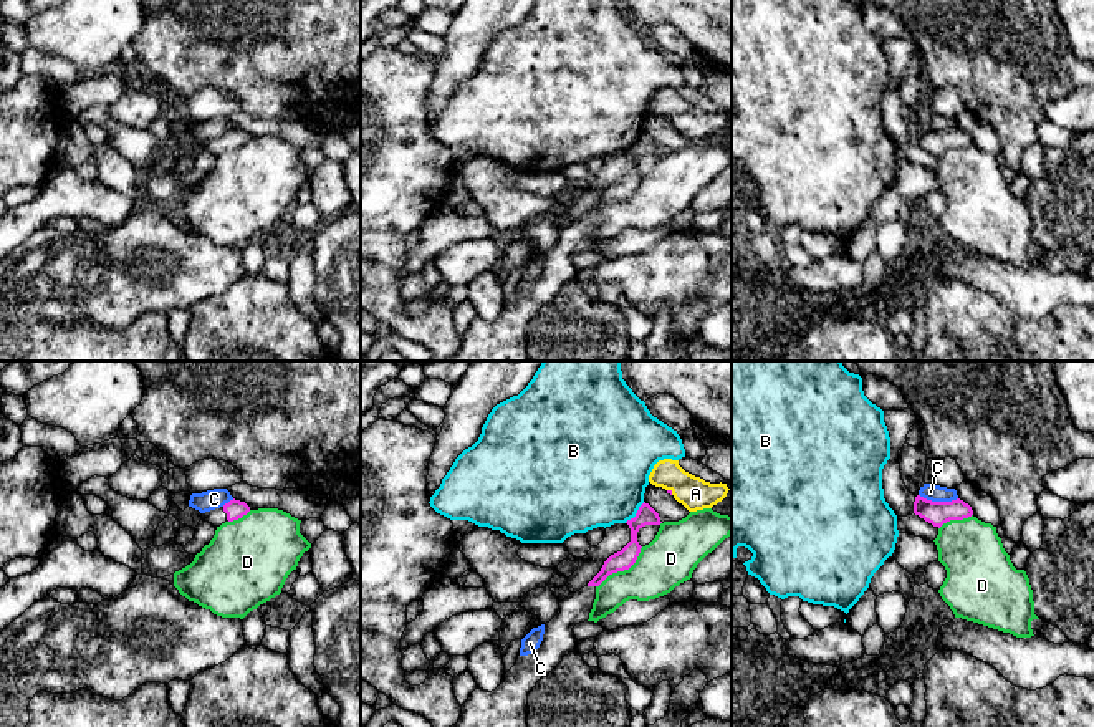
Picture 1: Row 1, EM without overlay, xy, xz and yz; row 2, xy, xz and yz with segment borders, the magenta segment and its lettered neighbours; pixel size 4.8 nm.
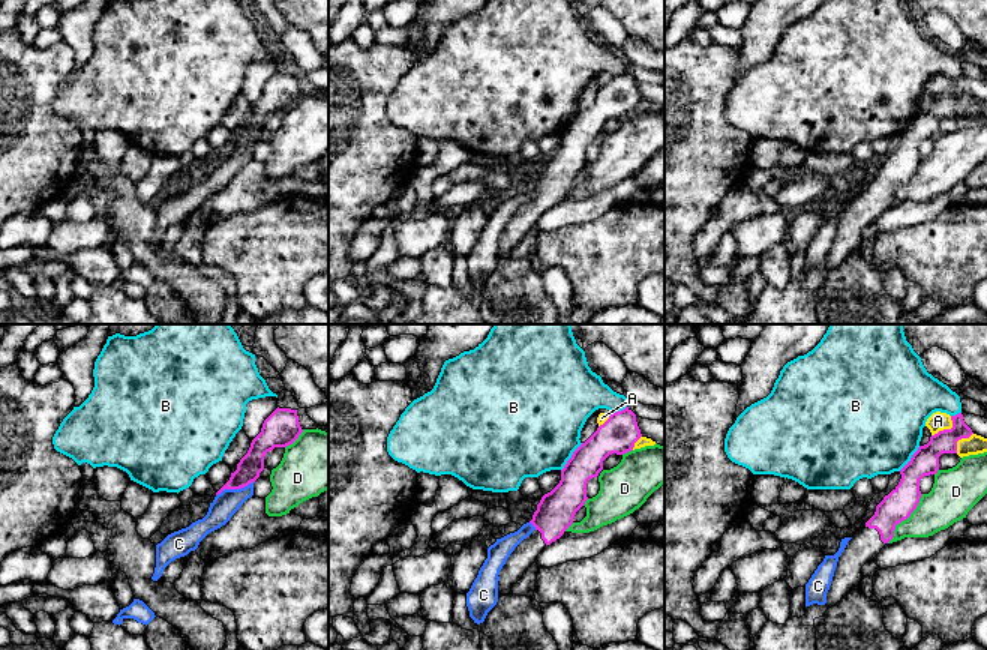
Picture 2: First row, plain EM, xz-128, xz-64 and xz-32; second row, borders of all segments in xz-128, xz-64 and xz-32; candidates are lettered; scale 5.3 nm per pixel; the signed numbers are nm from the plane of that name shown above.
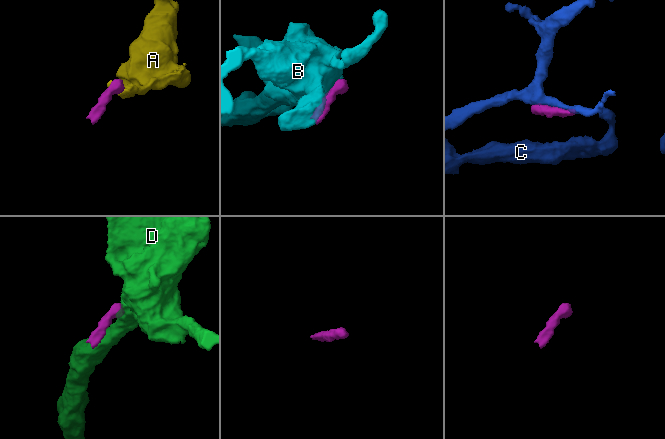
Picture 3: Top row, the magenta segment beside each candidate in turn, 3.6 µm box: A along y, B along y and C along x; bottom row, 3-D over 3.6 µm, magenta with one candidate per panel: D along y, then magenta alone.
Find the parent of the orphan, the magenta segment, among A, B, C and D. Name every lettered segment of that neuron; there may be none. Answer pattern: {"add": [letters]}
{"add": []}

